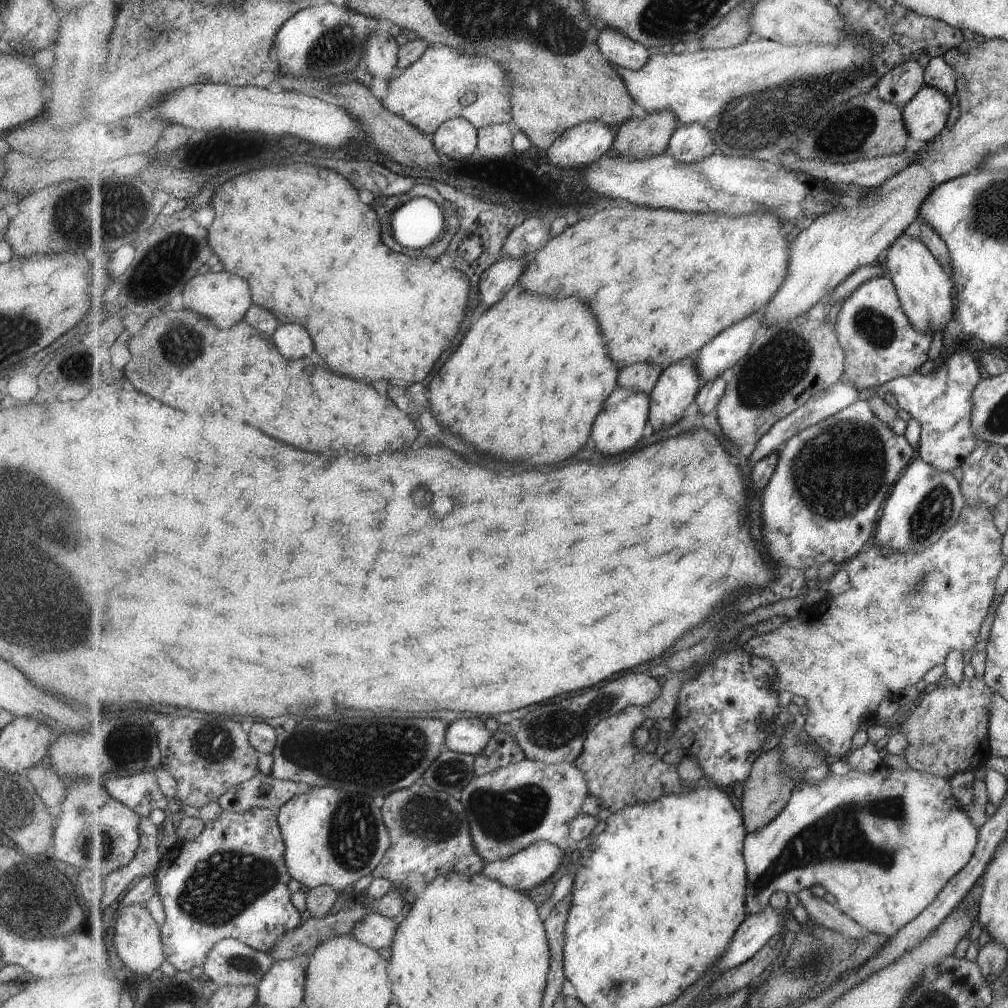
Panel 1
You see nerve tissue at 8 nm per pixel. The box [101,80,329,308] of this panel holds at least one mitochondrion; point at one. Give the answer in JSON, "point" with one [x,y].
{"point":[180,250]}

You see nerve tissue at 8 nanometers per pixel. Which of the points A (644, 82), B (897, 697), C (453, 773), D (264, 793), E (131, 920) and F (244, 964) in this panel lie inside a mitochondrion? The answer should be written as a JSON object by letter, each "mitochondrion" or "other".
{"A":"other","B":"other","C":"mitochondrion","D":"other","E":"other","F":"mitochondrion"}

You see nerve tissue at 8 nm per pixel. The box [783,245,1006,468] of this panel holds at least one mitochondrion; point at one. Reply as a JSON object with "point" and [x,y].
{"point":[878,330]}

